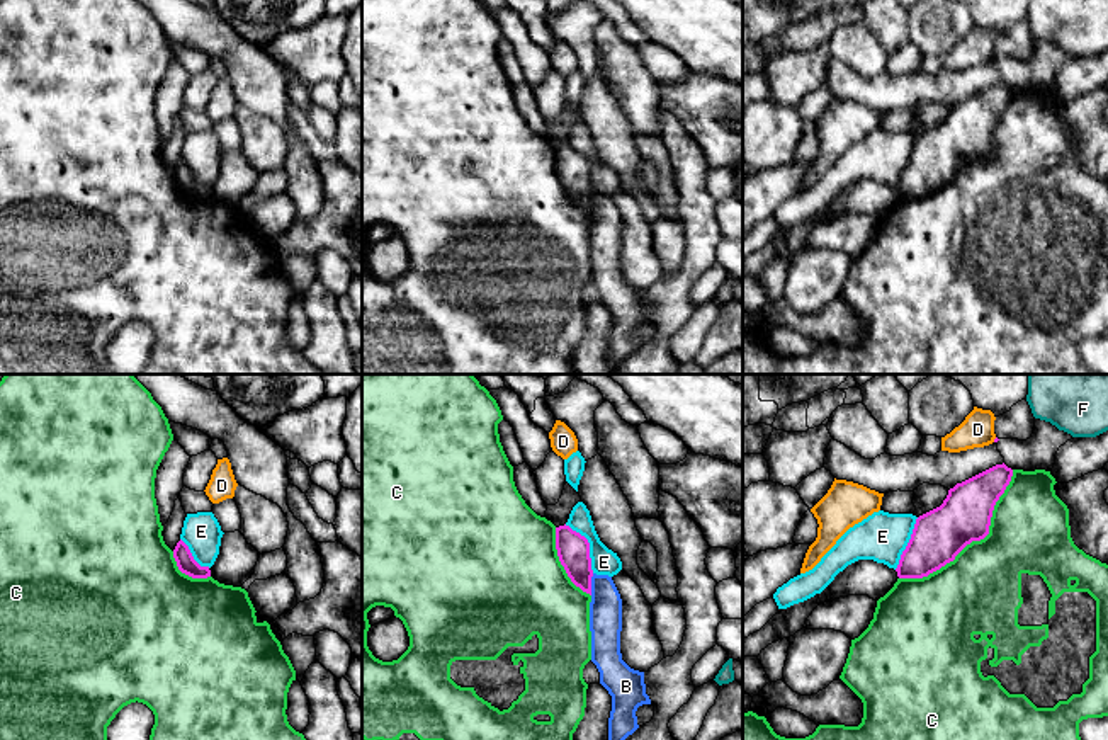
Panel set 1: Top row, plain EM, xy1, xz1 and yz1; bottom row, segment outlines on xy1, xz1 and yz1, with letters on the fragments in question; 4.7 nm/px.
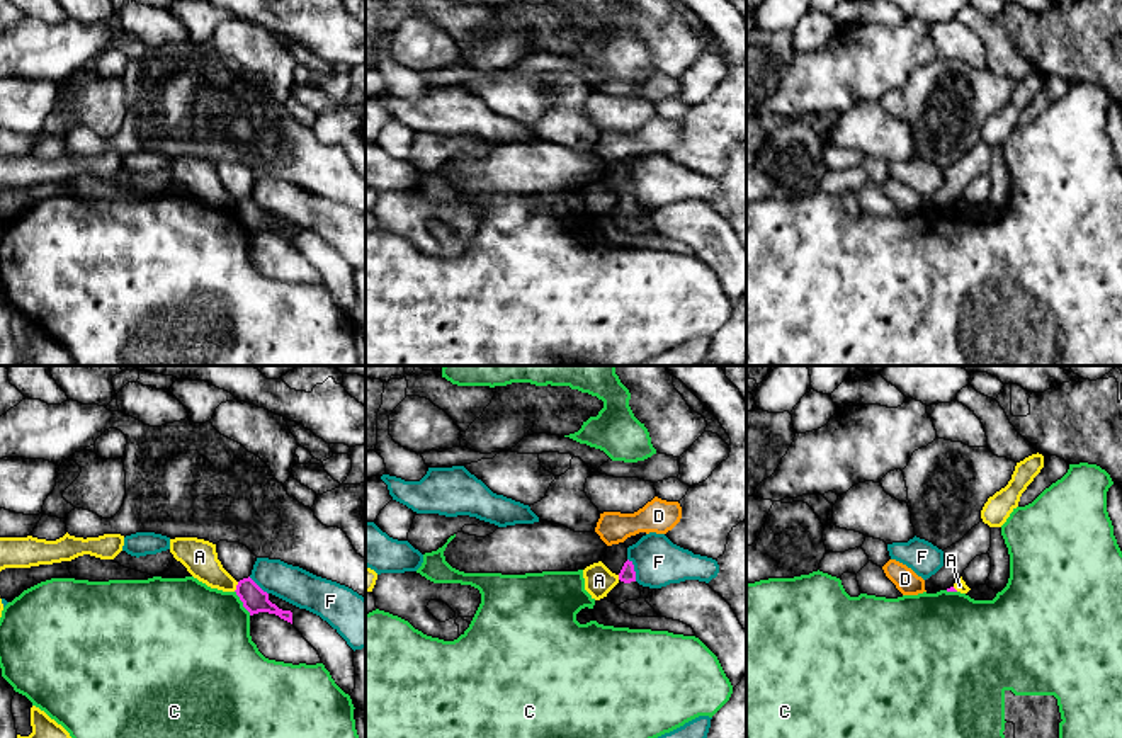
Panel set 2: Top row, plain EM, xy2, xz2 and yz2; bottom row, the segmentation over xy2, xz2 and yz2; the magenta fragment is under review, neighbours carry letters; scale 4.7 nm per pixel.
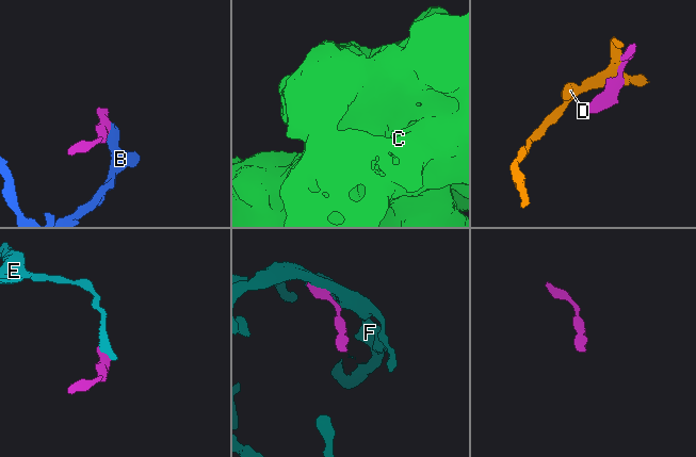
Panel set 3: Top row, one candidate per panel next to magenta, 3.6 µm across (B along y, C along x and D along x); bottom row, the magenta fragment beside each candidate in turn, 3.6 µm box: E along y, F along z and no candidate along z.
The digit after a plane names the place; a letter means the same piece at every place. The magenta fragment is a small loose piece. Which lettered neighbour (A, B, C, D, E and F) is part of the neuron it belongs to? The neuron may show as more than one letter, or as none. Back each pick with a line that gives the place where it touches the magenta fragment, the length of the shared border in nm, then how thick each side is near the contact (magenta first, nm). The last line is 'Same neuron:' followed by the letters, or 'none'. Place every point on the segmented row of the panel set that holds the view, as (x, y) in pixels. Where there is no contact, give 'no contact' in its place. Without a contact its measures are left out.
Same neuron: none

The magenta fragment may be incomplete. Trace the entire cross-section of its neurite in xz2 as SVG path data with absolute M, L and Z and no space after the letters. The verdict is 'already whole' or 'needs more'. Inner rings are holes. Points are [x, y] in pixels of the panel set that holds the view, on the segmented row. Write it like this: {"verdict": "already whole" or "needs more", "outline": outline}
{"verdict": "needs more", "outline": "M627 559L619 573L619 583L604 597L604 600L620 605L638 599L641 599L639 583L636 582L634 565Z"}

